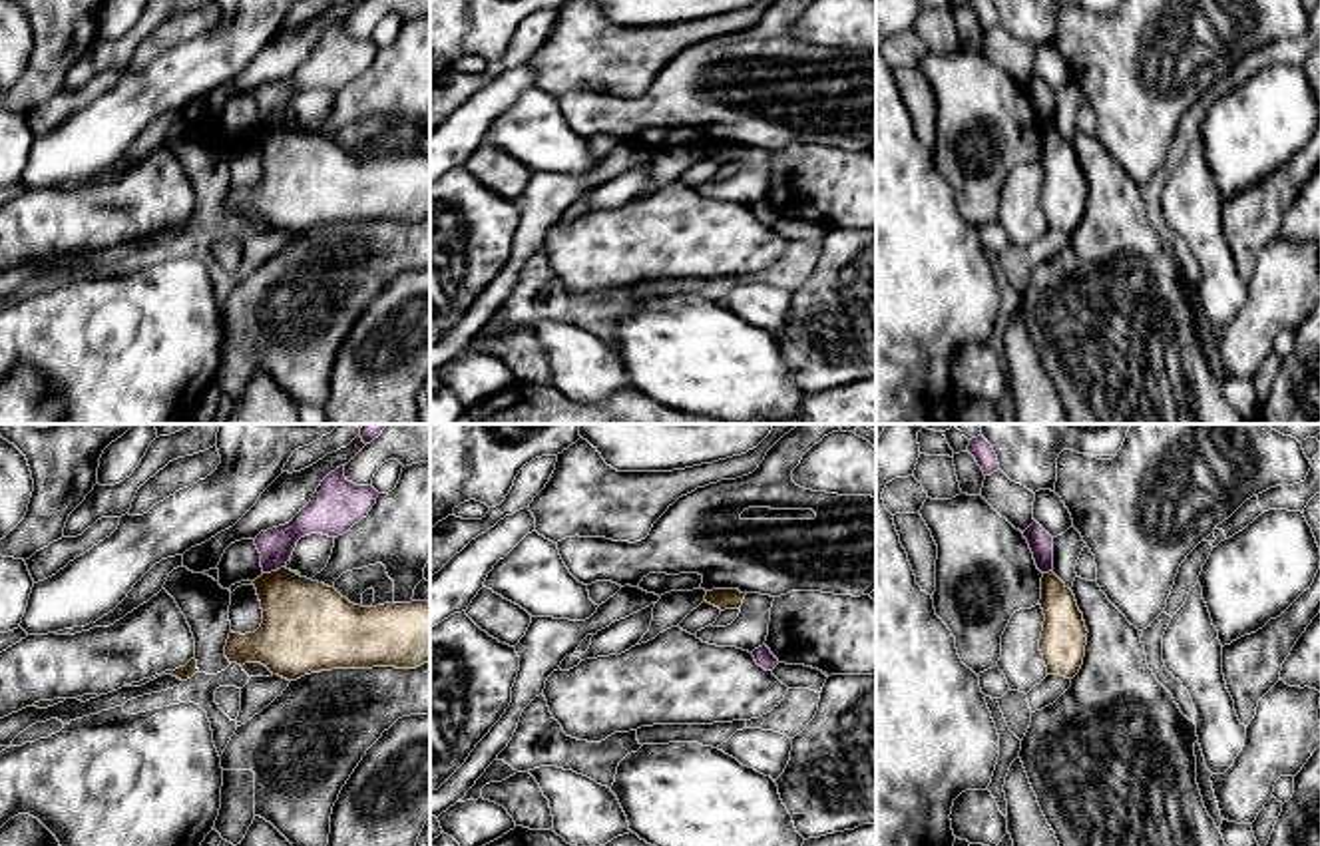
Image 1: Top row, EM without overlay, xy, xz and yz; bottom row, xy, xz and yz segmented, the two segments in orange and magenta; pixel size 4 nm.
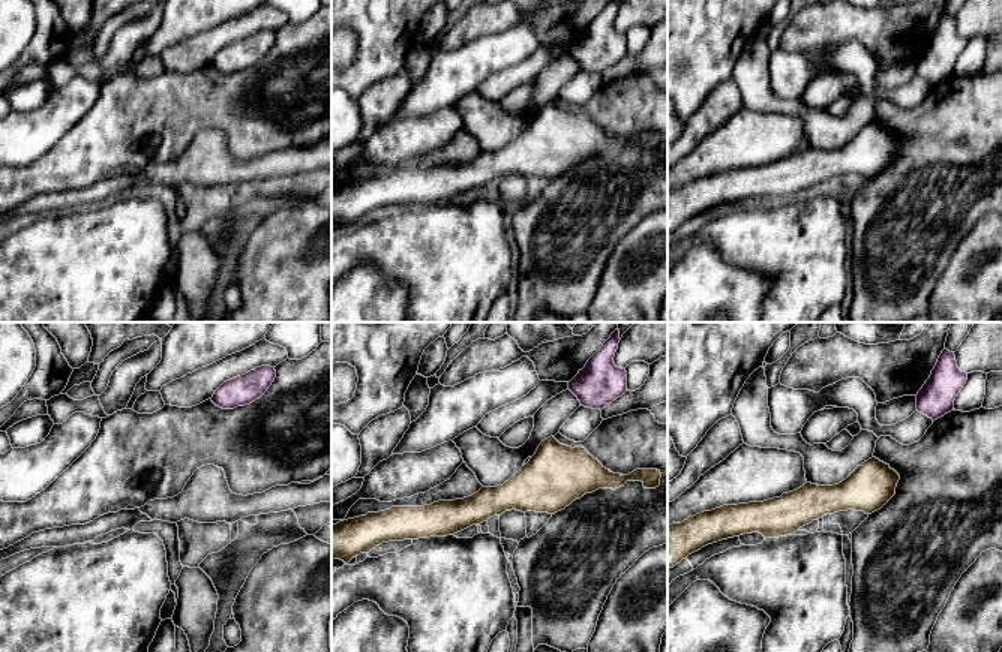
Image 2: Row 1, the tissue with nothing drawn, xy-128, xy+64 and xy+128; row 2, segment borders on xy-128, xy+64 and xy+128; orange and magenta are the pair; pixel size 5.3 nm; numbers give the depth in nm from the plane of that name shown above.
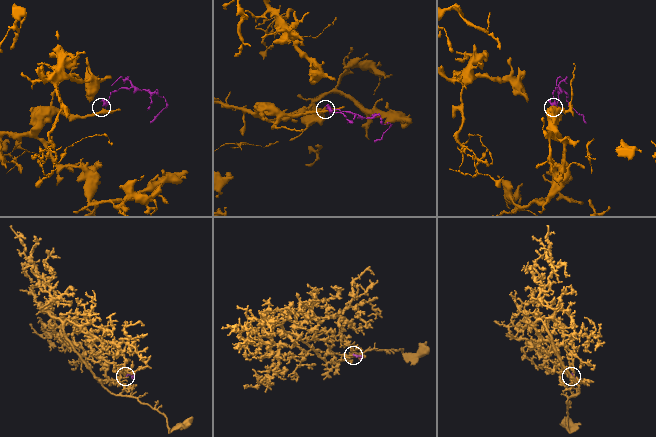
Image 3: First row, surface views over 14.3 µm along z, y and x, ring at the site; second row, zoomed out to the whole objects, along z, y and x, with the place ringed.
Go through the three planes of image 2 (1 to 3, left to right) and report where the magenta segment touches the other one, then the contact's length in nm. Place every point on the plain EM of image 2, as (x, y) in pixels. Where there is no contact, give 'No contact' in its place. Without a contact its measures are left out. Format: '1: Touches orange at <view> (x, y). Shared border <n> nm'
1: No contact
2: No contact
3: No contact

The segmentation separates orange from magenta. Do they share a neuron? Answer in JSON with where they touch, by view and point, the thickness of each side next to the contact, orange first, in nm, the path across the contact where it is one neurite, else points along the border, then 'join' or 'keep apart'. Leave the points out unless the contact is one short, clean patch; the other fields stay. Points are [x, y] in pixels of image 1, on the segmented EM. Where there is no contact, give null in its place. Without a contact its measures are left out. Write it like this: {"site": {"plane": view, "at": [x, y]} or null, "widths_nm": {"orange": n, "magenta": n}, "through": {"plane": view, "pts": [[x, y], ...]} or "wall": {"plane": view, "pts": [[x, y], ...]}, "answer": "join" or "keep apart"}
{"site": {"plane": "xy", "at": [273, 572]}, "widths_nm": {"orange": 360, "magenta": 140}, "wall": {"plane": "xy", "pts": [[283, 566], [263, 574]]}, "answer": "keep apart"}

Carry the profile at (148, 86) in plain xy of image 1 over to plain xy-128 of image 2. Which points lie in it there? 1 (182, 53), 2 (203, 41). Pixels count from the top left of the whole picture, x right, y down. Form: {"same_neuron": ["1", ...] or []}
{"same_neuron": []}

